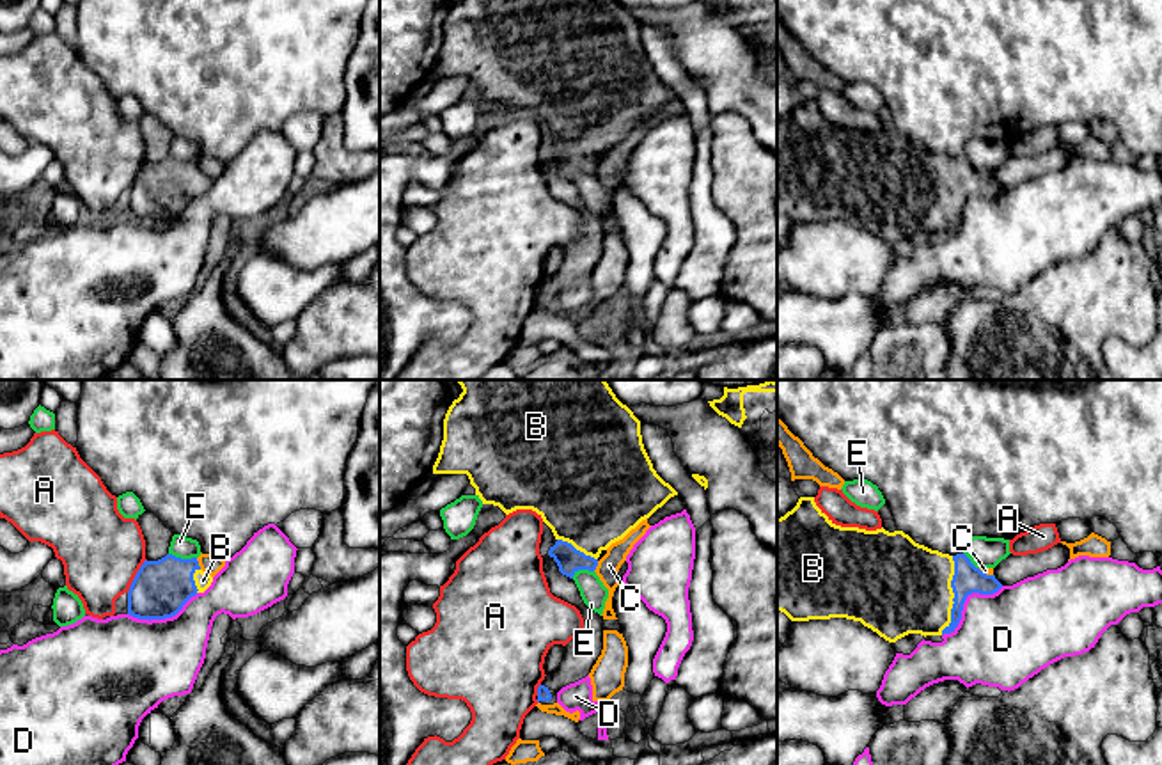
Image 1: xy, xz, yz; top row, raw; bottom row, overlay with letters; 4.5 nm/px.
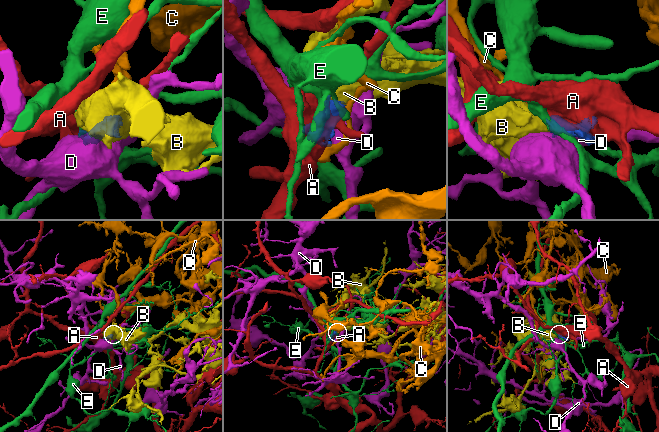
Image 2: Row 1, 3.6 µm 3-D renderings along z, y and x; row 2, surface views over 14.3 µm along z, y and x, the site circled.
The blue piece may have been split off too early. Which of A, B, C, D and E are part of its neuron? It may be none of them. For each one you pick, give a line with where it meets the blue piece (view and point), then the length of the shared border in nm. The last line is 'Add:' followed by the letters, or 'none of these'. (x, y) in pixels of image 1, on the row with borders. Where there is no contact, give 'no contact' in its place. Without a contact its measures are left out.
B: meets blue in yz at (955, 595); contact 360 nm long
Add: B

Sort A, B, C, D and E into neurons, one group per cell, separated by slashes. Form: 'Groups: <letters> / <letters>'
Groups: A / B / C / D / E

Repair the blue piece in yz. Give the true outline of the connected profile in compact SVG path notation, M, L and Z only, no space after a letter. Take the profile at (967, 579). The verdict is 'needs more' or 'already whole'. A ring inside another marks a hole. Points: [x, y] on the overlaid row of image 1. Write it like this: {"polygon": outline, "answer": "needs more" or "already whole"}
{"polygon": "M800 497L791 511L777 518L777 611L791 621L846 618L860 621L889 643L908 634L944 635L958 627L969 595L993 595L1001 588L995 575L983 573L965 554L949 556L931 550L903 531L836 525L816 506L814 497Z", "answer": "needs more"}

